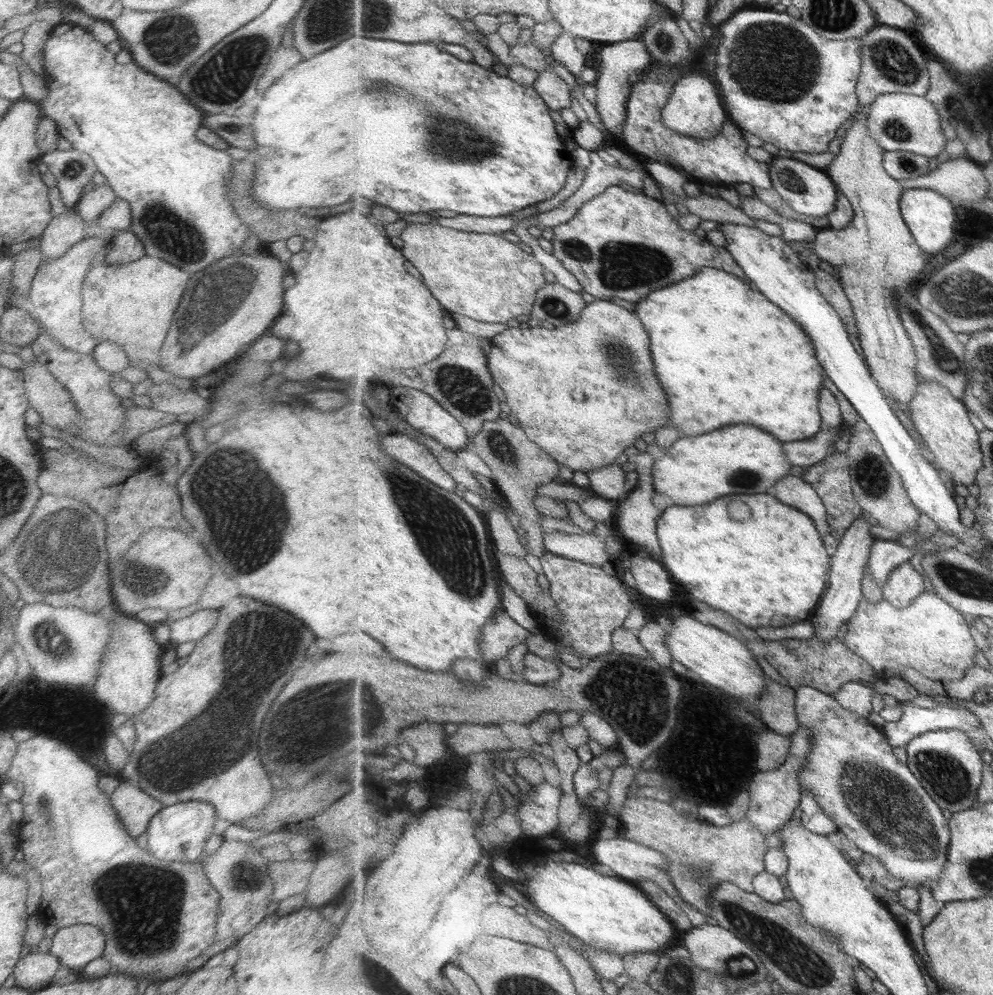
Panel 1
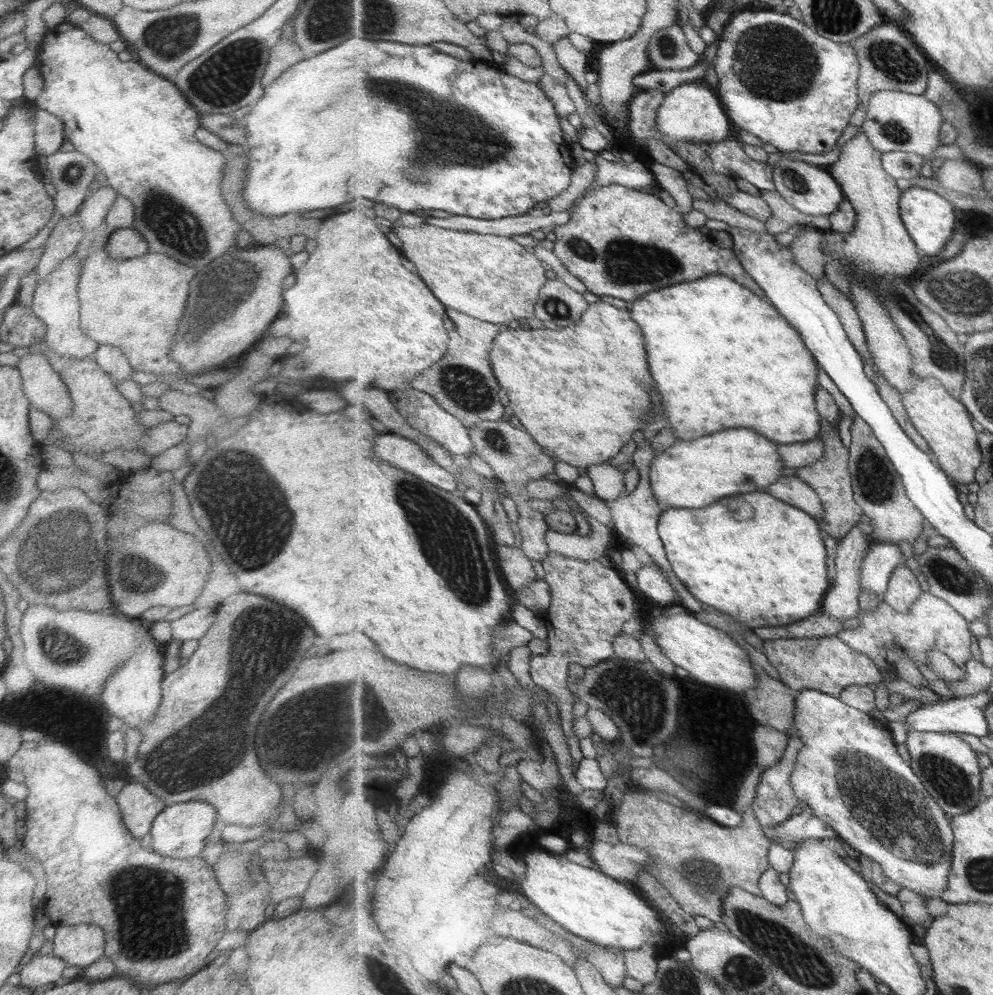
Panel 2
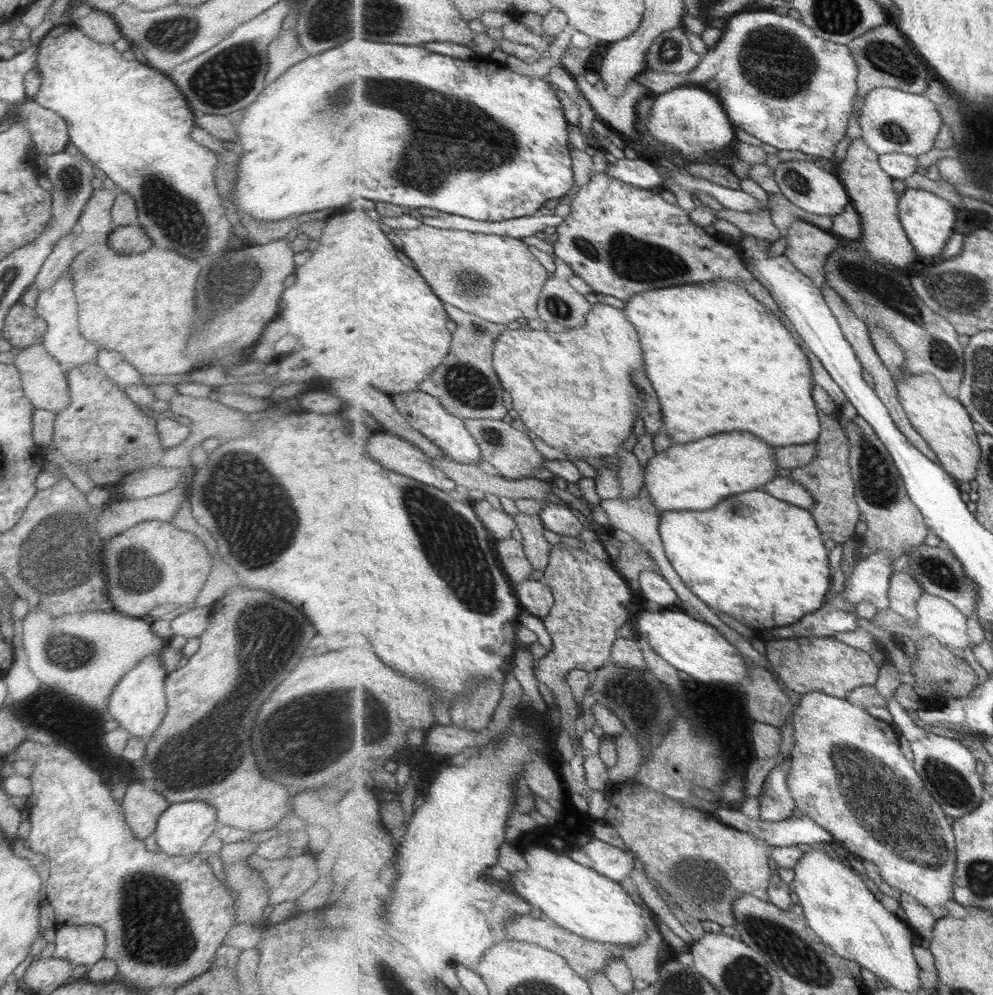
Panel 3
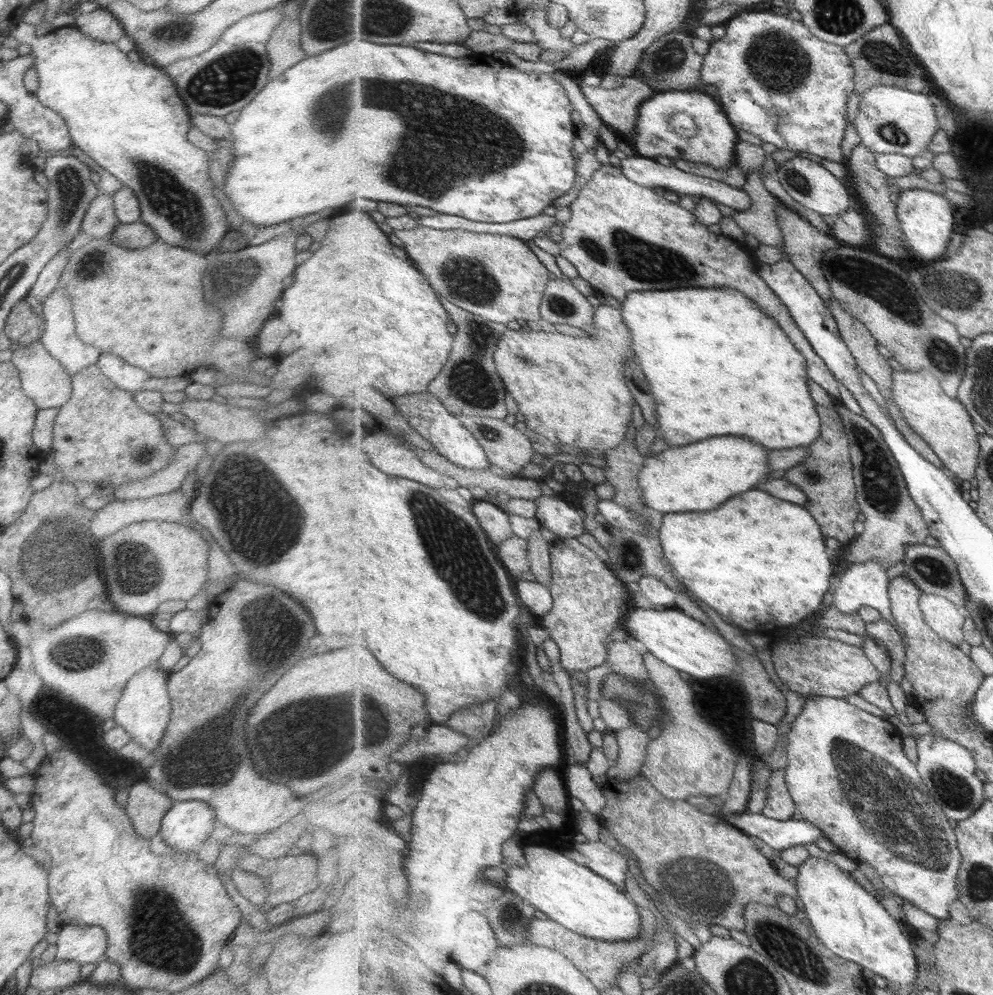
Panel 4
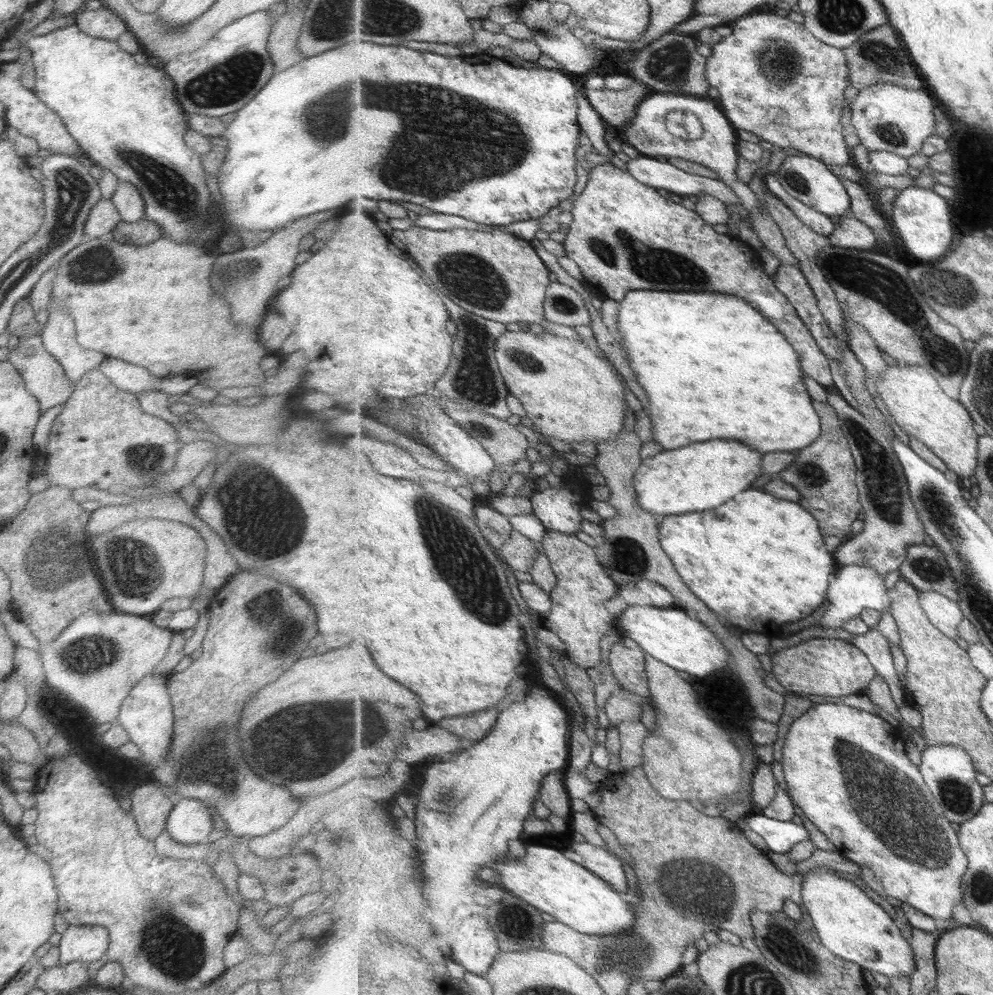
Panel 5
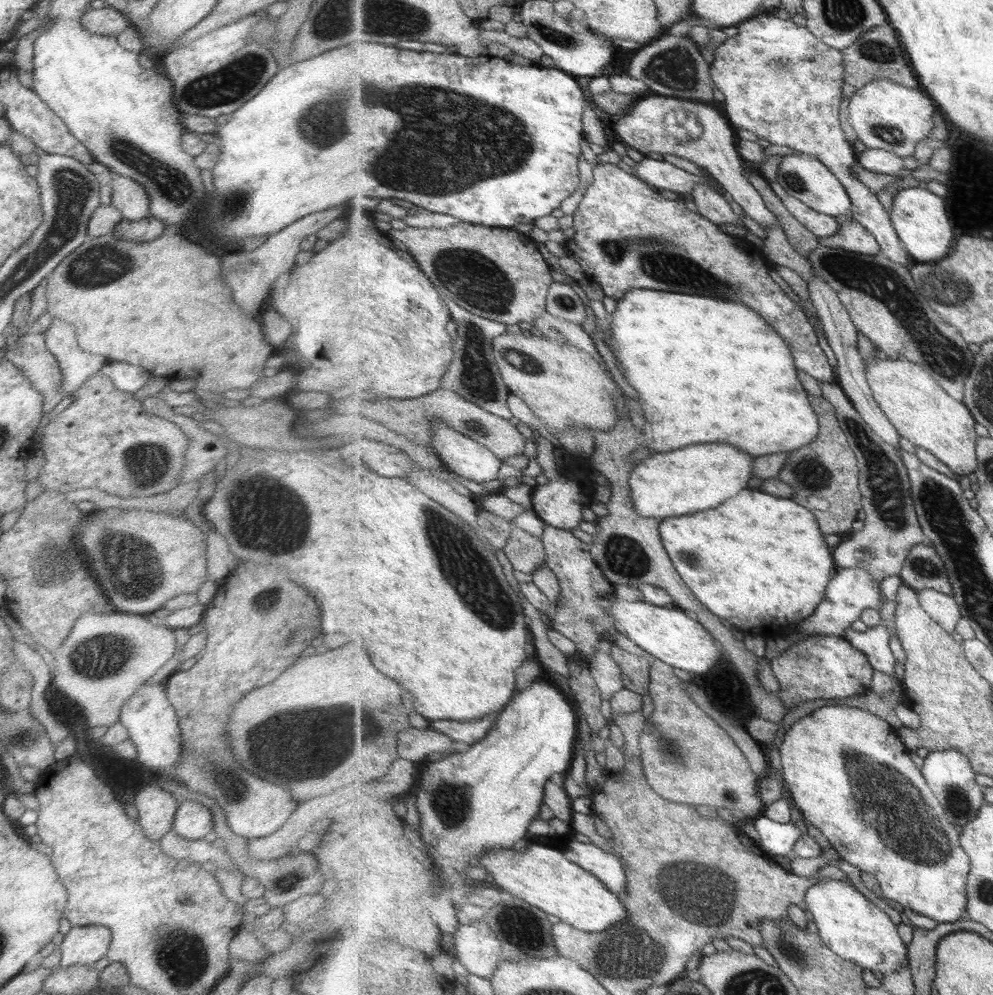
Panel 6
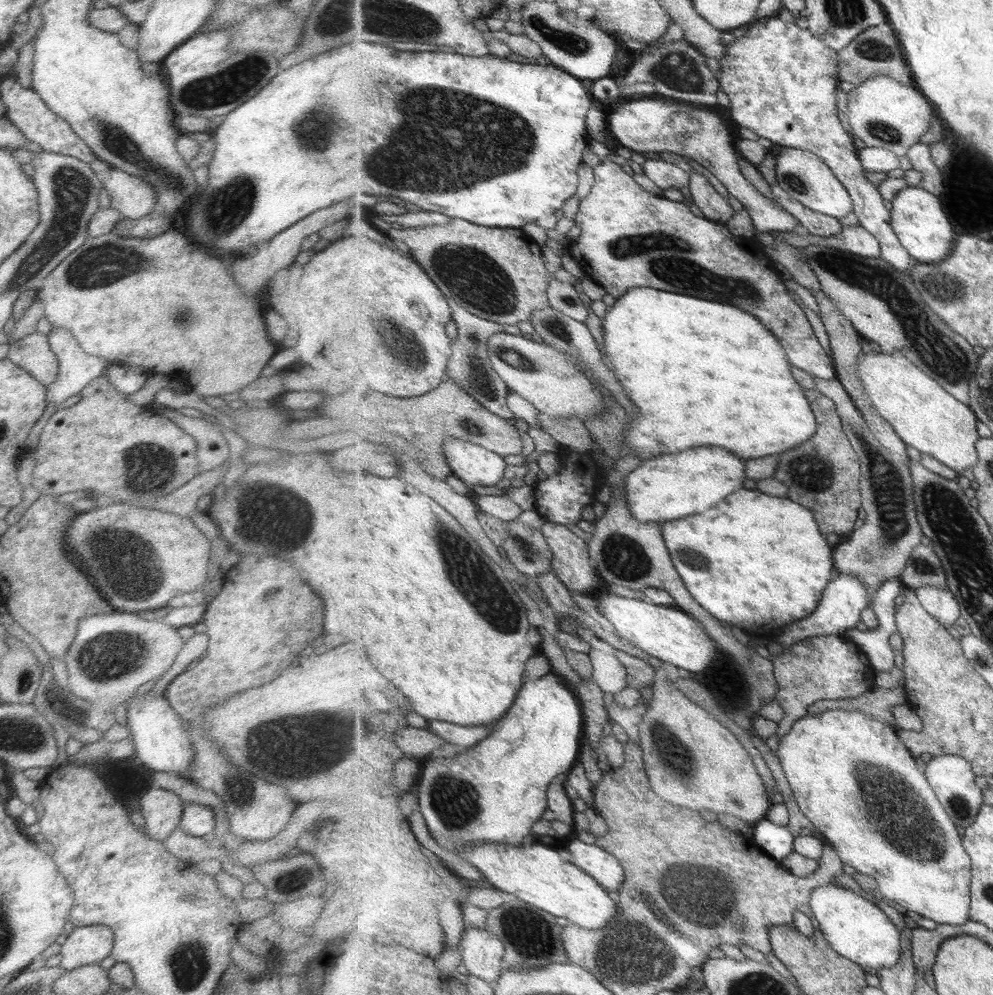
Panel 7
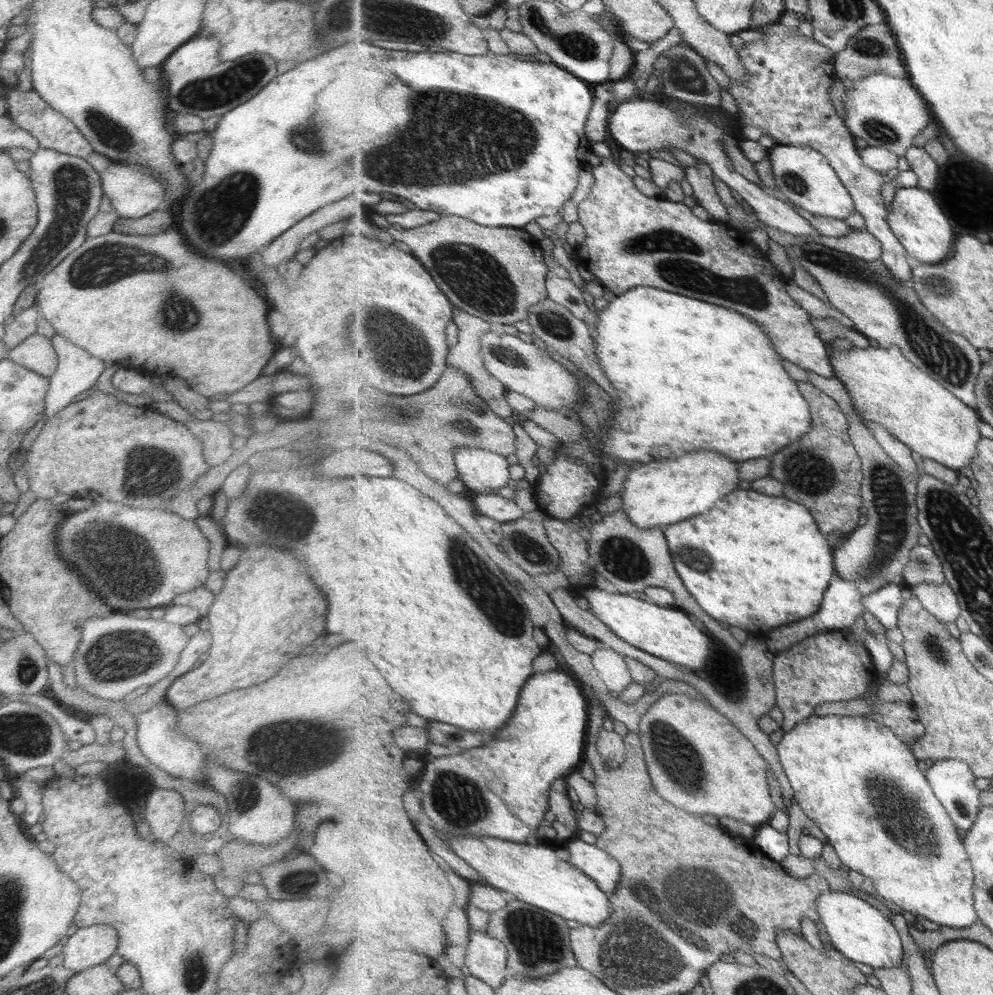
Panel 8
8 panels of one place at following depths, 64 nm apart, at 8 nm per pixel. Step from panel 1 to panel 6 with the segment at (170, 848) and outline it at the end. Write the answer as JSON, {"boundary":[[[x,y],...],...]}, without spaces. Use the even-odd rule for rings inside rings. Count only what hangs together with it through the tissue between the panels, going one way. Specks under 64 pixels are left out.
{"boundary":[[[183,800],[179,802],[173,822],[172,830],[186,840],[201,840],[212,830],[213,819],[208,808],[193,800]]]}

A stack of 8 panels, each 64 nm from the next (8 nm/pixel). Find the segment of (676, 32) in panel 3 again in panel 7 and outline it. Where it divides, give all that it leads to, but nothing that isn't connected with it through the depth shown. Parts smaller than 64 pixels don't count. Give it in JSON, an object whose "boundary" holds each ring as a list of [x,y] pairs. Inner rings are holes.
{"boundary":[[[684,38],[665,42],[659,48],[637,57],[628,67],[628,72],[623,79],[625,84],[650,82],[655,86],[655,92],[665,97],[669,96],[675,101],[711,106],[717,104],[717,92],[721,89],[717,76],[709,70],[705,62],[705,55]]]}

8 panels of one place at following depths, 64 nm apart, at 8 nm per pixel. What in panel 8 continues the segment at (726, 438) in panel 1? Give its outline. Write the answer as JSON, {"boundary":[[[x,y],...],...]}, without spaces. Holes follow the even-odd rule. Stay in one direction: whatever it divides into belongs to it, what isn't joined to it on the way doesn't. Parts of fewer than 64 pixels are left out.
{"boundary":[[[705,450],[687,454],[679,460],[645,464],[635,472],[629,471],[616,502],[625,510],[629,520],[635,522],[641,530],[655,526],[666,528],[711,510],[719,500],[733,492],[741,480],[737,464],[739,462],[731,462],[717,452]]]}

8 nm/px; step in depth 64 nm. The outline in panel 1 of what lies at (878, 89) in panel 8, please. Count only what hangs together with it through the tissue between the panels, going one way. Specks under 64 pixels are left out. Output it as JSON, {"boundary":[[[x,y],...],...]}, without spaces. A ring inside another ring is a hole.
{"boundary":[[[887,93],[879,95],[870,106],[869,130],[873,138],[885,151],[906,151],[923,157],[938,158],[944,154],[947,140],[941,128],[941,118],[937,107],[926,96],[905,93]]]}

